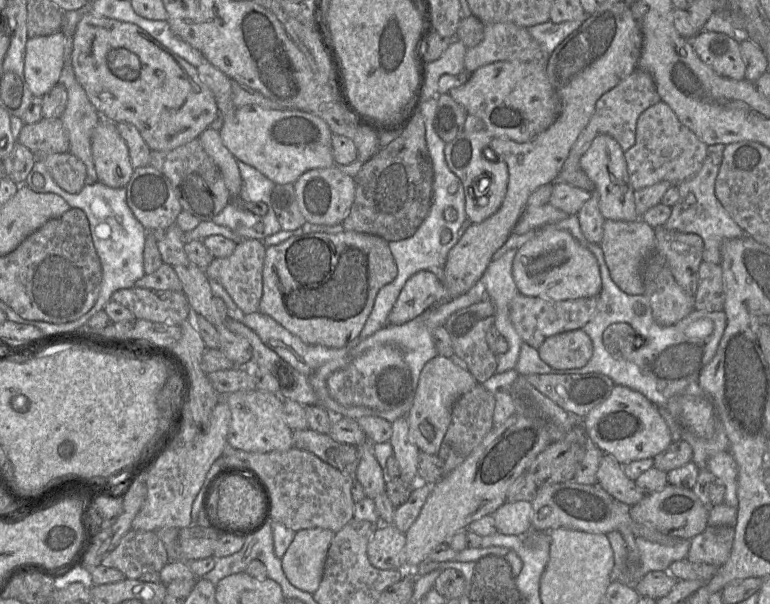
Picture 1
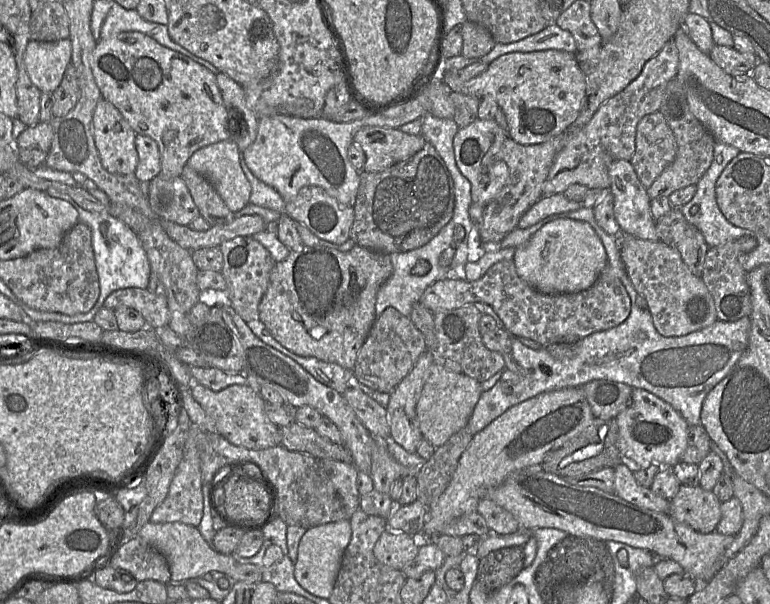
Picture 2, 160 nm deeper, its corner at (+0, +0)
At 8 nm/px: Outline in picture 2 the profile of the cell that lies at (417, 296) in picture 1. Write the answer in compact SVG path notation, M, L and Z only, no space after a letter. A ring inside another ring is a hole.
M512 259L495 263L476 281L447 278L438 280L424 291L419 303L431 312L461 308L475 303L488 304L502 320L506 330L515 336L530 339L543 346L554 343L574 344L592 333L616 327L627 319L631 310L630 297L623 283L608 264L608 259L607 265L595 283L590 288L577 293L544 294L535 290L517 274Z

